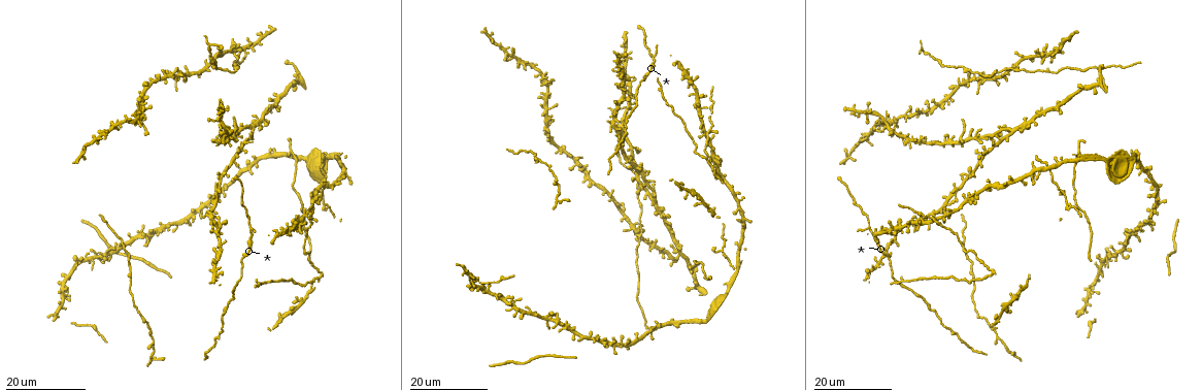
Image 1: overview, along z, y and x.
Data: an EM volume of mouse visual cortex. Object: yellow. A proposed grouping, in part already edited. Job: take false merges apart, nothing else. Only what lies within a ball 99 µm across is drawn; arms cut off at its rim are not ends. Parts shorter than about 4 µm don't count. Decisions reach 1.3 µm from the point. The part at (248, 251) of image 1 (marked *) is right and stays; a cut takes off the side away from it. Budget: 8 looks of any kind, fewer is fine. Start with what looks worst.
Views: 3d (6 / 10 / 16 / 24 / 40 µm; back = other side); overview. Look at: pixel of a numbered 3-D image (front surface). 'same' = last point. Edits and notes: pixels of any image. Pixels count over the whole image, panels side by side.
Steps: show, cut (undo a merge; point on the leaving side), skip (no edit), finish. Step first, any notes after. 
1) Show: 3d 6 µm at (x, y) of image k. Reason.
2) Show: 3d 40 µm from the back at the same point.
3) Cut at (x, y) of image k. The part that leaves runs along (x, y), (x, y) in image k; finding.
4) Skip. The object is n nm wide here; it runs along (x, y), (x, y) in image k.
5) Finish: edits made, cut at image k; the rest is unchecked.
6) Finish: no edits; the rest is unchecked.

Show: 3d 16 µm at (634, 145) of image 1. Looks like a crossing.

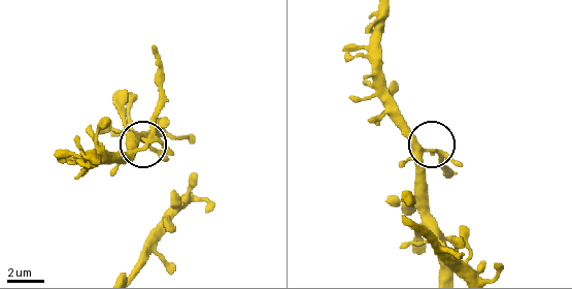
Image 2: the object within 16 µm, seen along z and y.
Show: 3d 10 µm at (428, 151) of image 2.

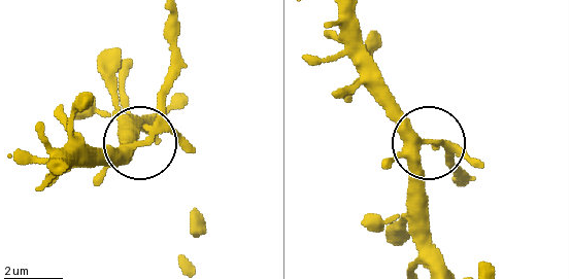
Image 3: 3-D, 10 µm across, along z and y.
Show: 3d 6 µm at (140, 145) of image 3. Closer look.

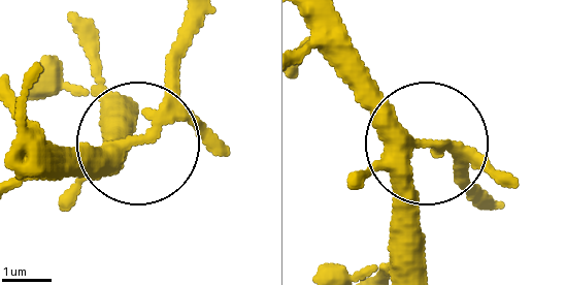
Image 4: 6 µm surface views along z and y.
Skip. The object is 300 nm wide here; continuous, no second cell.

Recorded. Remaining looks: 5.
Show: 3d 16 µm at (676, 251) of image 1. Four or more arms meet.

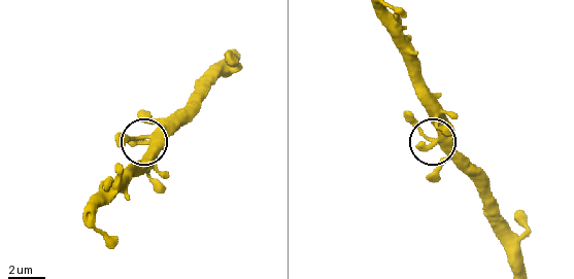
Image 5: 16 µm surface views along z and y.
Show: 3d 10 µm at (441, 141) of image 5. Closer look.

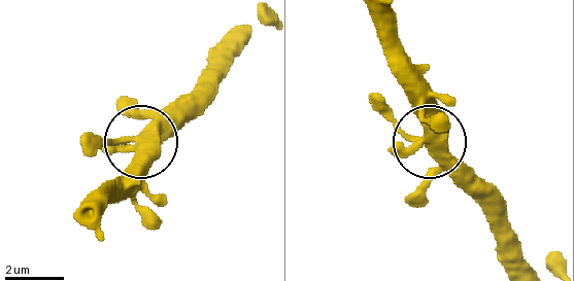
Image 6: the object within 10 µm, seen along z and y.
Skip. It runs along (380, 14), (425, 138), (408, 133), (373, 99) in image 6; continuous, no second cell.

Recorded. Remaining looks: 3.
Show: 3d 16 µm at (720, 252) of image 1. Three arms meet.

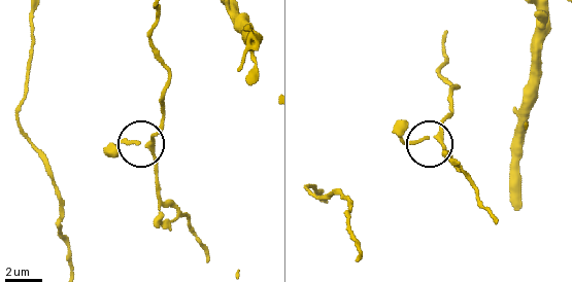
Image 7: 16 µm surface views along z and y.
Show: 3d 10 µm at (146, 146) of image 7.

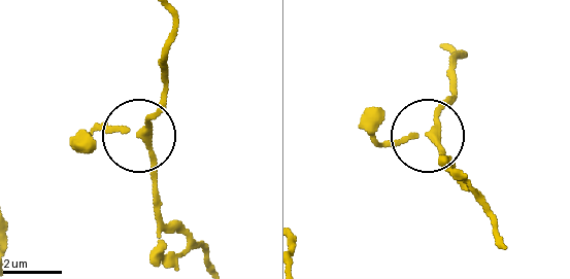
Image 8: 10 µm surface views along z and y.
Skip. The object is 200 nm wide here; all the same cell.

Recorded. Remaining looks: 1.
Finish: no edits; the rest is unchecked.

